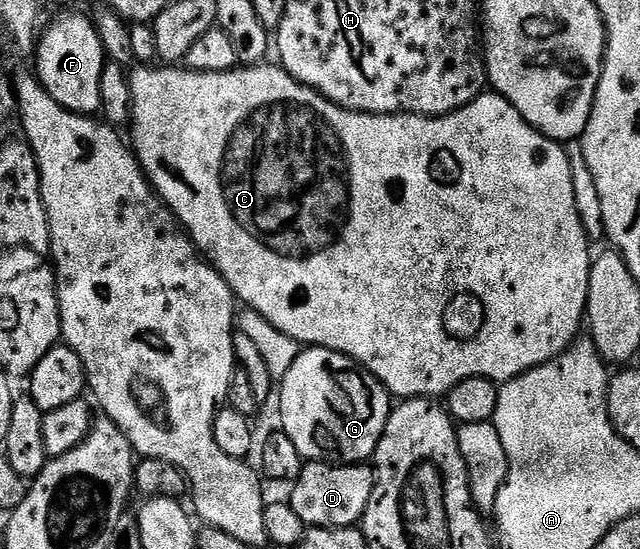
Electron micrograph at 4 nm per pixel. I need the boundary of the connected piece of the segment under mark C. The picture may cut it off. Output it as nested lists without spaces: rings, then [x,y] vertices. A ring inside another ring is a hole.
[[[271,64],[236,67],[227,73],[198,73],[186,67],[159,67],[163,69],[135,67],[129,73],[131,78],[130,148],[155,192],[170,207],[171,214],[183,226],[183,232],[191,238],[191,242],[209,264],[223,276],[231,292],[246,308],[265,315],[265,319],[269,319],[269,323],[273,323],[277,331],[289,335],[299,342],[300,346],[337,351],[353,359],[359,364],[359,368],[373,374],[395,399],[443,399],[453,387],[457,387],[457,383],[474,377],[484,377],[496,383],[512,381],[514,377],[520,377],[525,371],[541,363],[549,363],[549,359],[561,355],[575,342],[575,338],[580,336],[585,325],[593,252],[591,253],[591,245],[587,242],[587,229],[583,226],[583,217],[579,214],[579,201],[575,198],[575,173],[571,170],[571,161],[567,158],[566,151],[563,150],[566,148],[560,142],[550,141],[545,134],[538,133],[523,118],[521,111],[513,107],[509,99],[505,99],[494,91],[484,91],[465,107],[455,109],[452,113],[444,113],[442,117],[421,117],[418,113],[358,113],[333,103],[328,97],[322,97],[317,90],[293,79],[293,75],[289,75],[282,64]]]

